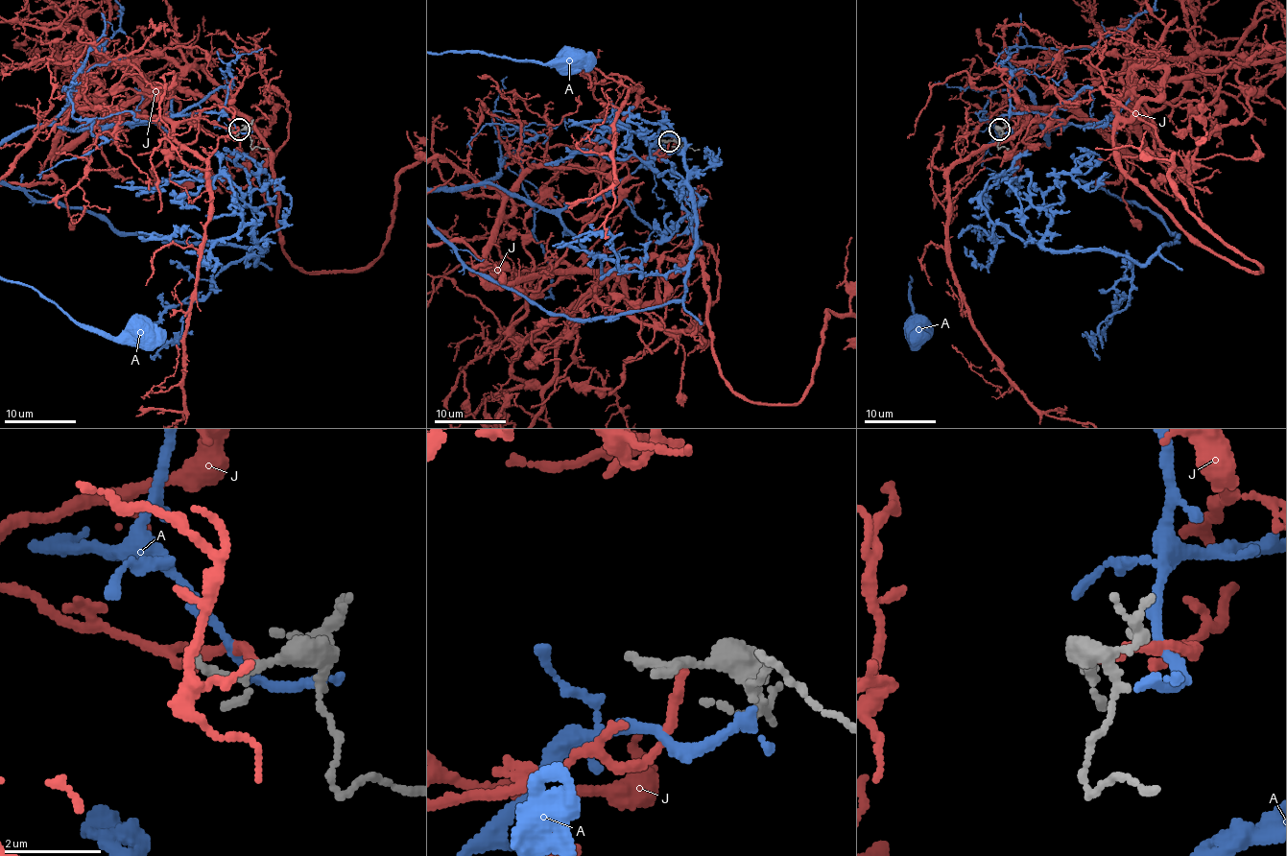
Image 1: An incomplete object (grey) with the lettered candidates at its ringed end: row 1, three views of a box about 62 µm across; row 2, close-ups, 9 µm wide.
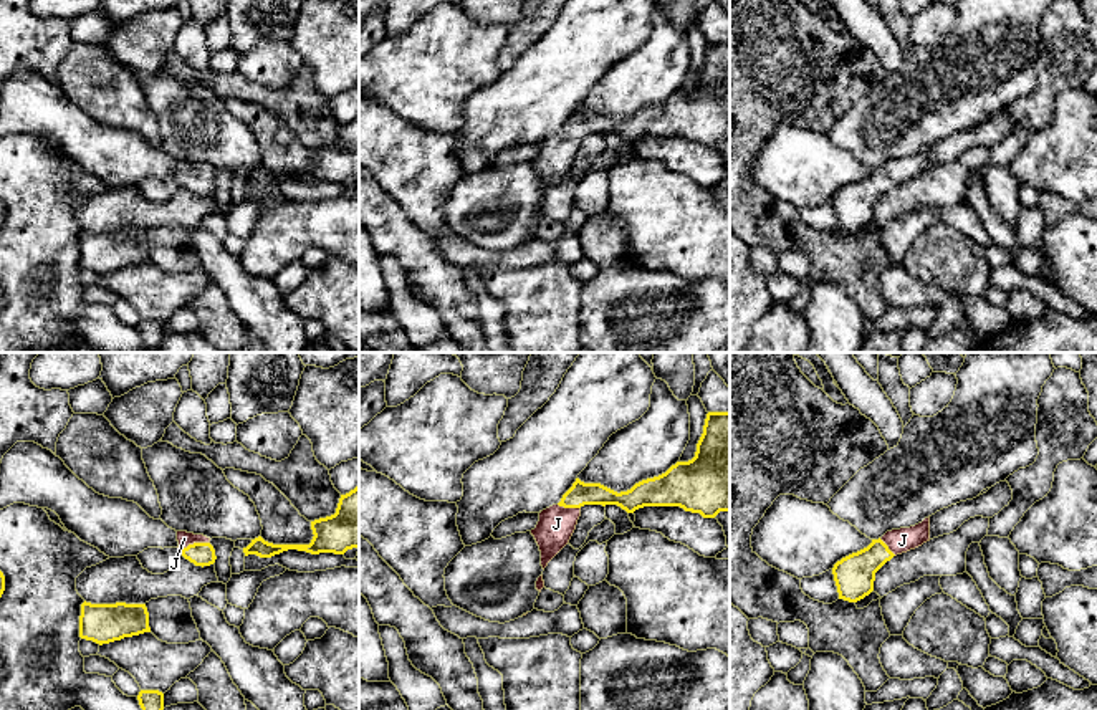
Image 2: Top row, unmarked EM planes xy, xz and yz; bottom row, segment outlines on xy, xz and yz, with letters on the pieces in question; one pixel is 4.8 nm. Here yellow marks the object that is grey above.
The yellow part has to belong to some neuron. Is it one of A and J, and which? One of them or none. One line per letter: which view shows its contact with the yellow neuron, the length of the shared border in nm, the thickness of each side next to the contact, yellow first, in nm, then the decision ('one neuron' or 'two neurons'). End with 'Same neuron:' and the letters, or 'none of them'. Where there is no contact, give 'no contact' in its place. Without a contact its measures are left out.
A: no contact; two neurons
J: meets yellow in xy; contact 150 nm long; 110 nm thick on the yellow side, 70 nm on the other; one neuron
Same neuron: J

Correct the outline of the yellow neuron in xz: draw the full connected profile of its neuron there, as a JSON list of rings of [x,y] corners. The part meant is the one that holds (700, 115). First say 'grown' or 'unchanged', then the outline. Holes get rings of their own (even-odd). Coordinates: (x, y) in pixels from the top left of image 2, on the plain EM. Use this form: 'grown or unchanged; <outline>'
grown; [[[730,41],[707,43],[703,63],[692,89],[677,91],[665,103],[642,109],[627,121],[617,122],[601,113],[584,113],[576,108],[558,134],[539,142],[539,151],[531,159],[541,180],[543,199],[569,172],[584,134],[617,134],[627,142],[644,136],[680,136],[685,141],[700,142],[703,147],[730,141]]]

